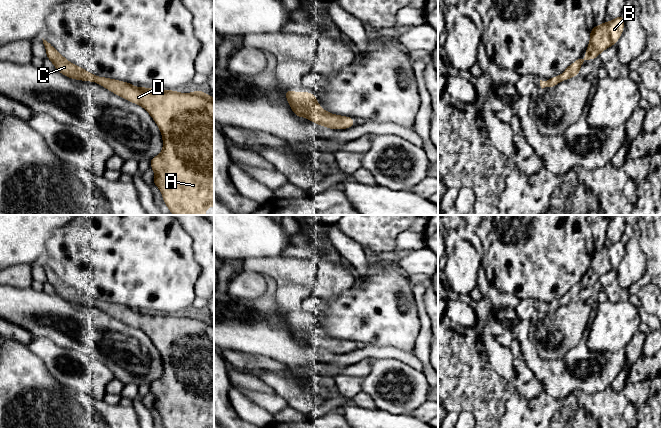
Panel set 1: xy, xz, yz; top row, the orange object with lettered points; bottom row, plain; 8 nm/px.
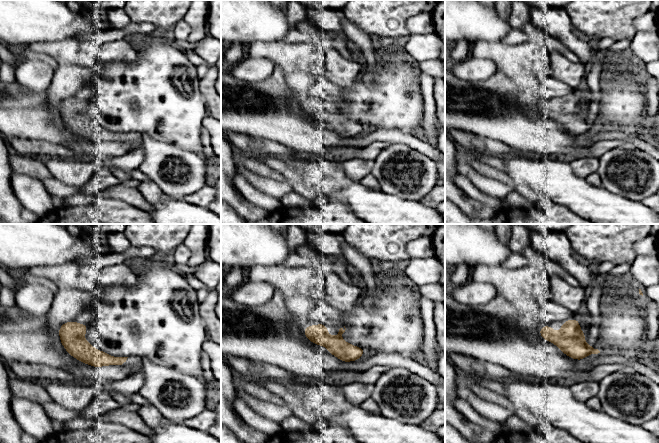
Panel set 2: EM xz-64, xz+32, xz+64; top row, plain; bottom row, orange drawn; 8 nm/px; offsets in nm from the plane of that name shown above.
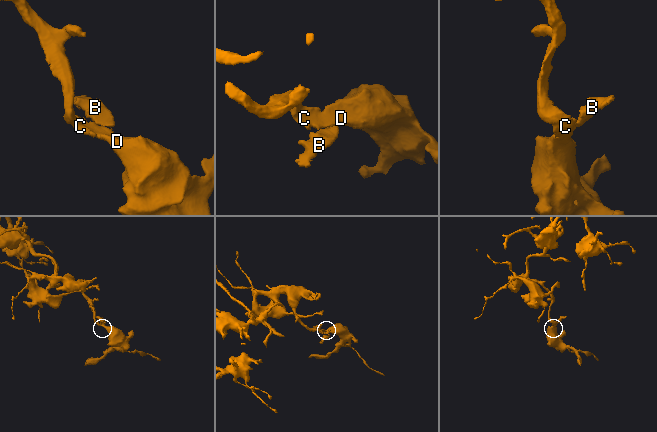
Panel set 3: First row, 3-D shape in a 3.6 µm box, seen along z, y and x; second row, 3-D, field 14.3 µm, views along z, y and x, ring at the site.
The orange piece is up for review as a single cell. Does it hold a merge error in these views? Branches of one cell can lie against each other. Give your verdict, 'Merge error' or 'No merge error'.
No merge error

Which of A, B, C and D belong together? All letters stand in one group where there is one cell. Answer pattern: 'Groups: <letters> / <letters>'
Groups: A B C D

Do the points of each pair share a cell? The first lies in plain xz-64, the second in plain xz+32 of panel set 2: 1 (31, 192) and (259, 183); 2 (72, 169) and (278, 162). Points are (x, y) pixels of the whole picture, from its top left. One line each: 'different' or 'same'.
1: different
2: same

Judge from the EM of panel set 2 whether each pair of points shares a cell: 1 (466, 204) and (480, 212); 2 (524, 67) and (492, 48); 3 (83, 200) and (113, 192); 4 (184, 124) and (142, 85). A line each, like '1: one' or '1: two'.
1: one
2: one
3: one
4: one

